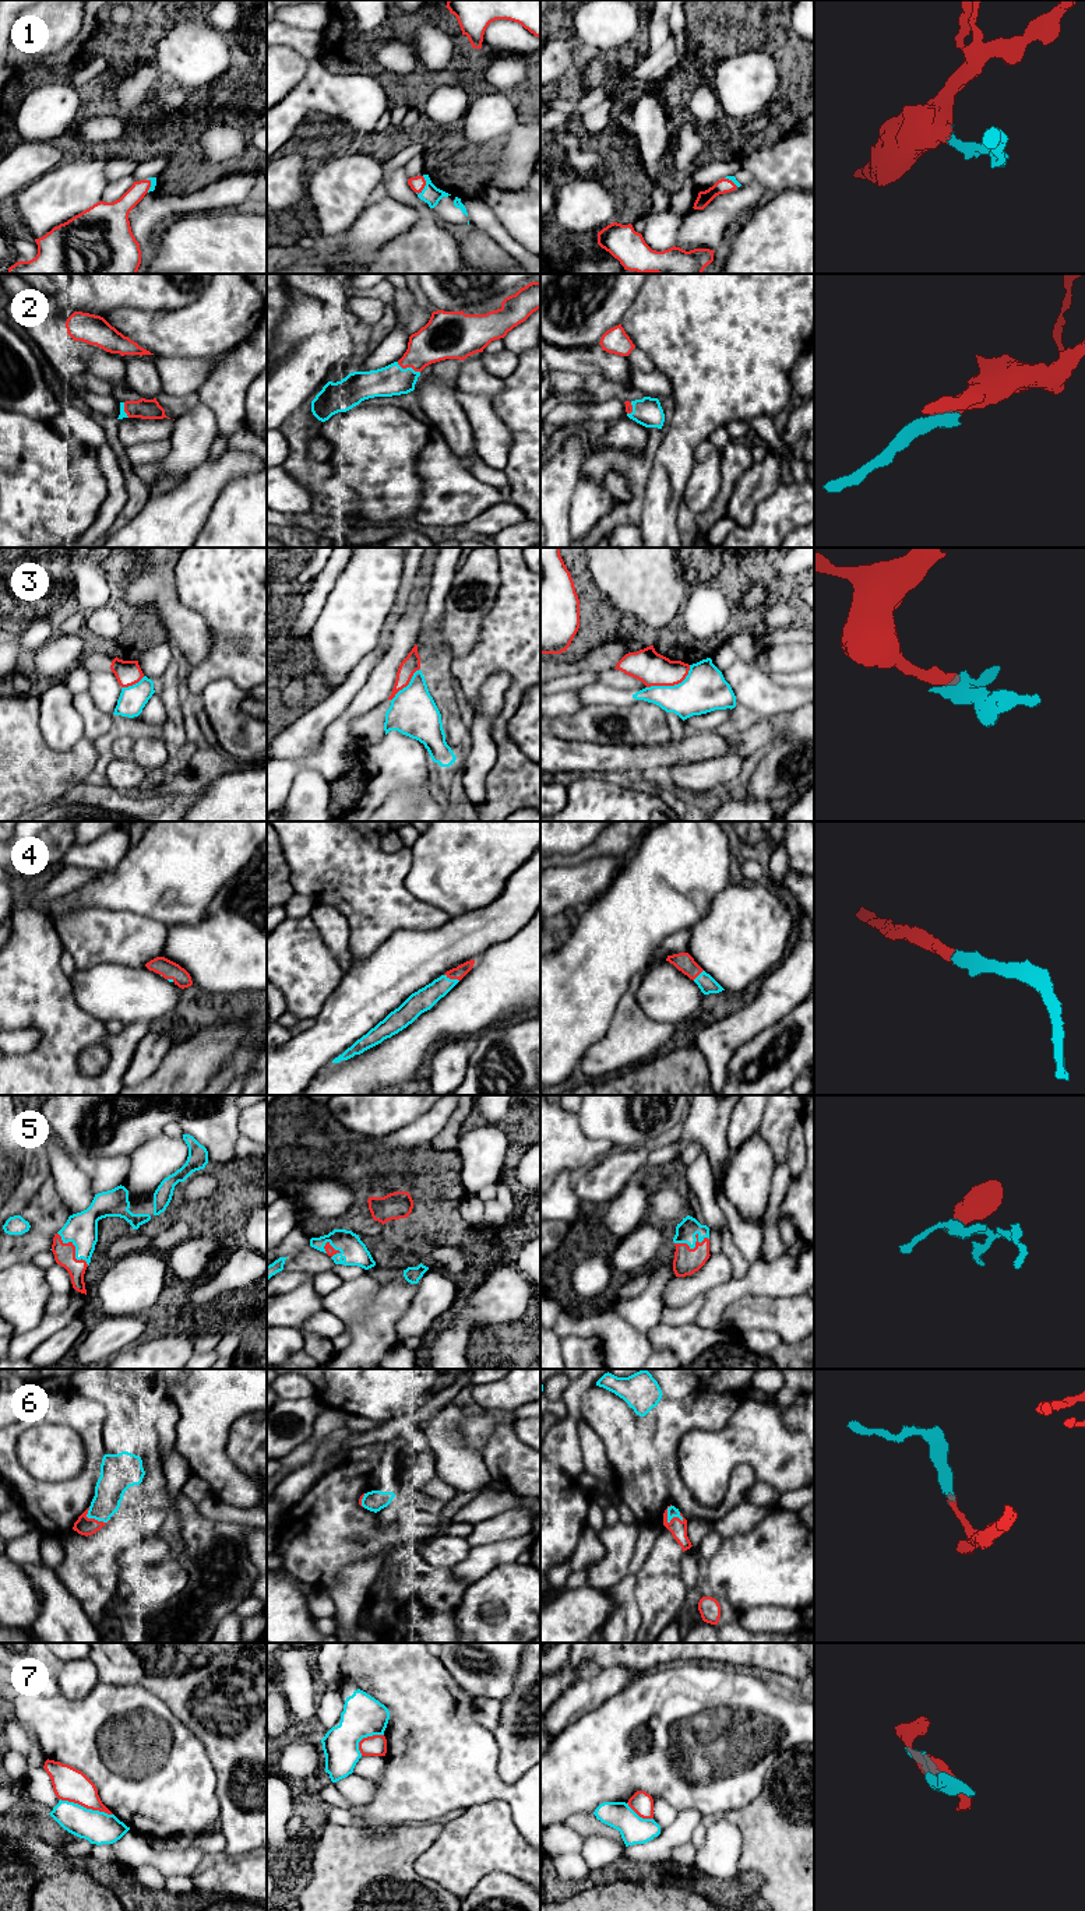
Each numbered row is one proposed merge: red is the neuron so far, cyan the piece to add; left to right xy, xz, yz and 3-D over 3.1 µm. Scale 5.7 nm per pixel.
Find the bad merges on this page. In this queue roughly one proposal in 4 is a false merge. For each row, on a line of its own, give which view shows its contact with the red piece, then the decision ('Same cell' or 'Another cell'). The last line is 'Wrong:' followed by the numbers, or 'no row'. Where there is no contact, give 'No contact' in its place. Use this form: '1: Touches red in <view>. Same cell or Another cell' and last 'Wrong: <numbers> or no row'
1: Touches red in xz. Same cell
2: Touches red in xz. Same cell
3: Touches red in yz. Another cell
4: Touches red in xz. Same cell
5: Touches red in yz. Same cell
6: Touches red in yz. Same cell
7: Touches red in xy. Another cell
Wrong: 3, 7

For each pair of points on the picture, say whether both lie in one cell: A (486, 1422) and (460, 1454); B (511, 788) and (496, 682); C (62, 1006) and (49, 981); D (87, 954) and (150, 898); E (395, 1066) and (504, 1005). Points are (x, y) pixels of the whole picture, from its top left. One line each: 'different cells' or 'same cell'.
A: different cells
B: different cells
C: same cell
D: different cells
E: same cell

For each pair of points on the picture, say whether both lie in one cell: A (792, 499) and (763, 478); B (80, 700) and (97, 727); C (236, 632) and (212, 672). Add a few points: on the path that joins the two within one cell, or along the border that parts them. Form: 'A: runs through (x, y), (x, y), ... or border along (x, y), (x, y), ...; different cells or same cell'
A: border along (779, 482), (754, 510); different cells
B: runs through (87, 707), (94, 720); same cell
C: runs through (236, 641), (236, 648), (222, 662); same cell

